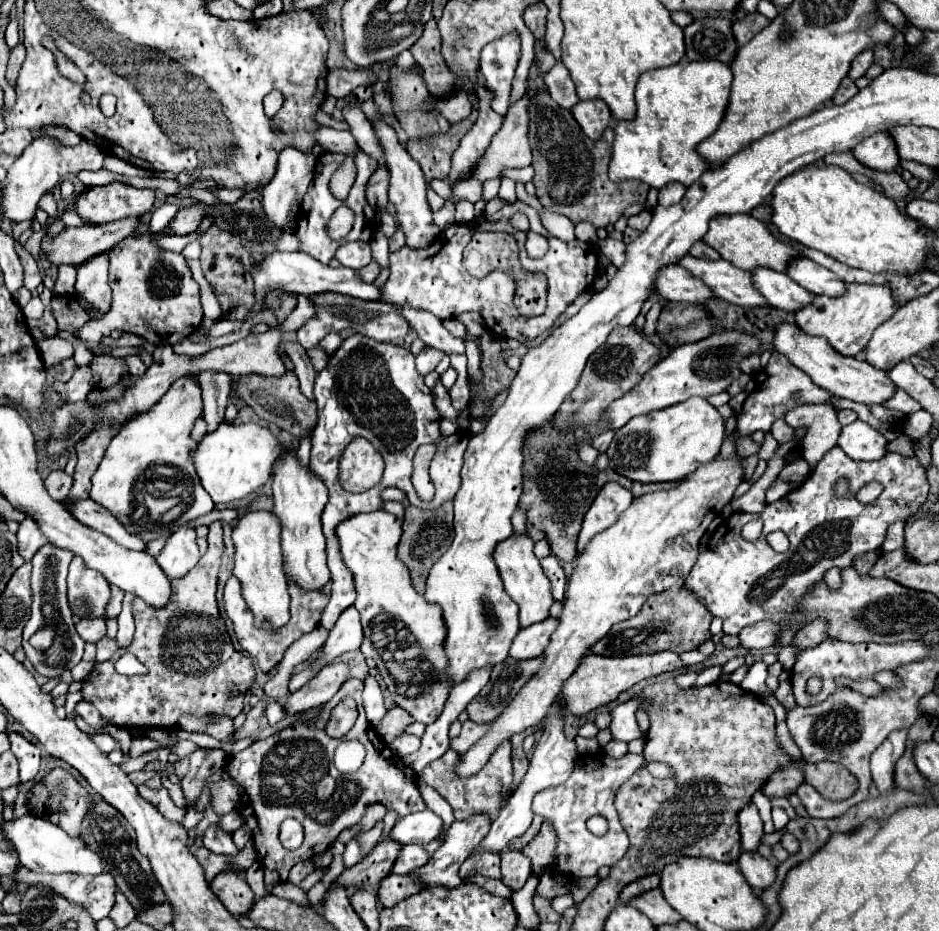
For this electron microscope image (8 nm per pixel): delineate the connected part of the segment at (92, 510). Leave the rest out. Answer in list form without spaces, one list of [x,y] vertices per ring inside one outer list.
[[[85,499],[85,501],[73,501],[67,503],[67,509],[73,511],[75,519],[81,521],[83,525],[111,537],[113,541],[117,541],[119,545],[133,549],[133,551],[147,551],[147,541],[129,533],[123,523],[119,523],[111,511],[107,511],[105,507],[101,507],[99,503],[95,503],[93,499]]]

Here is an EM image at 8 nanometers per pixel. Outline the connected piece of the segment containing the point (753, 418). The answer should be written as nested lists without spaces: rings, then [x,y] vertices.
[[[773,351],[767,367],[755,373],[747,383],[745,393],[739,397],[733,397],[729,405],[737,417],[737,433],[751,435],[753,431],[769,431],[773,421],[781,419],[785,411],[797,407],[799,403],[825,403],[829,397],[831,397],[829,391],[811,383],[811,379],[799,367],[795,367],[785,355],[781,355],[779,351]]]

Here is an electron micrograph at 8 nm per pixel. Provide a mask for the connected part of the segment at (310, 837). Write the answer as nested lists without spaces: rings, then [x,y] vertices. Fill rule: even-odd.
[[[359,679],[347,681],[341,691],[327,705],[323,705],[321,715],[315,723],[299,723],[295,727],[283,729],[277,735],[255,741],[245,751],[229,757],[223,767],[223,779],[233,781],[239,787],[239,813],[243,815],[247,827],[253,831],[253,843],[265,869],[267,889],[285,883],[289,869],[295,863],[311,859],[315,853],[327,851],[343,829],[355,827],[361,821],[367,805],[381,803],[387,809],[393,809],[397,813],[397,819],[425,809],[417,787],[417,775],[403,763],[401,757],[391,755],[391,749],[385,745],[383,739],[377,737],[377,733],[365,719],[363,707],[359,707],[359,719],[345,735],[345,739],[357,739],[365,745],[365,763],[351,775],[343,775],[335,769],[333,751],[341,743],[341,739],[329,739],[329,735],[325,733],[325,723],[329,721],[331,709],[343,697],[353,697],[355,703],[361,703],[361,693],[363,683]],[[285,817],[297,817],[297,821],[305,829],[305,841],[295,851],[287,851],[279,841],[279,825]]]

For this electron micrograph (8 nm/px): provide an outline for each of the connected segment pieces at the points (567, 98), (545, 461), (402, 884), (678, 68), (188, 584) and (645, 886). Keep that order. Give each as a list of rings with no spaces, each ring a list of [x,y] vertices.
[[[557,61],[557,65],[545,75],[545,85],[549,89],[549,95],[551,99],[559,105],[559,107],[565,107],[565,109],[571,109],[579,97],[577,97],[577,91],[575,91],[575,83],[567,71],[567,67]]]
[[[553,419],[543,423],[541,427],[533,427],[525,437],[525,467],[523,467],[523,495],[519,499],[519,507],[527,511],[527,519],[541,529],[551,545],[551,551],[561,561],[573,561],[577,555],[577,537],[581,531],[581,523],[585,511],[591,507],[593,499],[597,497],[599,489],[607,481],[617,481],[619,485],[627,487],[635,497],[675,487],[677,483],[637,483],[617,475],[613,469],[597,469],[595,465],[585,465],[573,447],[569,447],[569,439],[565,435],[555,435],[557,427],[553,427]]]
[[[391,873],[387,879],[381,881],[379,885],[379,903],[383,907],[391,907],[399,901],[403,901],[405,897],[413,895],[413,893],[419,893],[423,887],[417,883],[417,877],[403,877],[403,875],[395,875]]]
[[[681,61],[677,65],[669,65],[665,69],[653,69],[639,77],[635,89],[637,101],[637,117],[633,121],[615,123],[615,141],[613,141],[613,159],[609,165],[609,177],[613,181],[623,179],[639,179],[655,189],[661,189],[669,183],[681,183],[689,187],[695,183],[701,173],[709,169],[709,163],[697,153],[697,145],[711,137],[719,127],[731,91],[733,71],[729,65],[721,61]]]
[[[213,521],[209,525],[209,549],[189,575],[171,581],[173,597],[169,607],[153,609],[145,601],[133,601],[135,619],[135,639],[123,649],[133,653],[145,667],[145,675],[125,677],[115,671],[115,661],[109,659],[95,663],[93,671],[83,683],[85,701],[93,703],[101,717],[119,727],[179,727],[181,715],[209,715],[225,713],[235,717],[239,707],[229,701],[229,685],[235,685],[241,695],[245,695],[255,681],[255,667],[251,659],[233,649],[231,639],[225,629],[225,621],[217,609],[217,571],[221,565],[221,555],[225,551],[223,525]]]
[[[649,875],[649,877],[643,877],[643,879],[637,879],[633,883],[629,883],[623,891],[621,891],[621,903],[629,903],[633,897],[639,897],[651,889],[657,889],[661,883],[661,877],[659,875]]]

